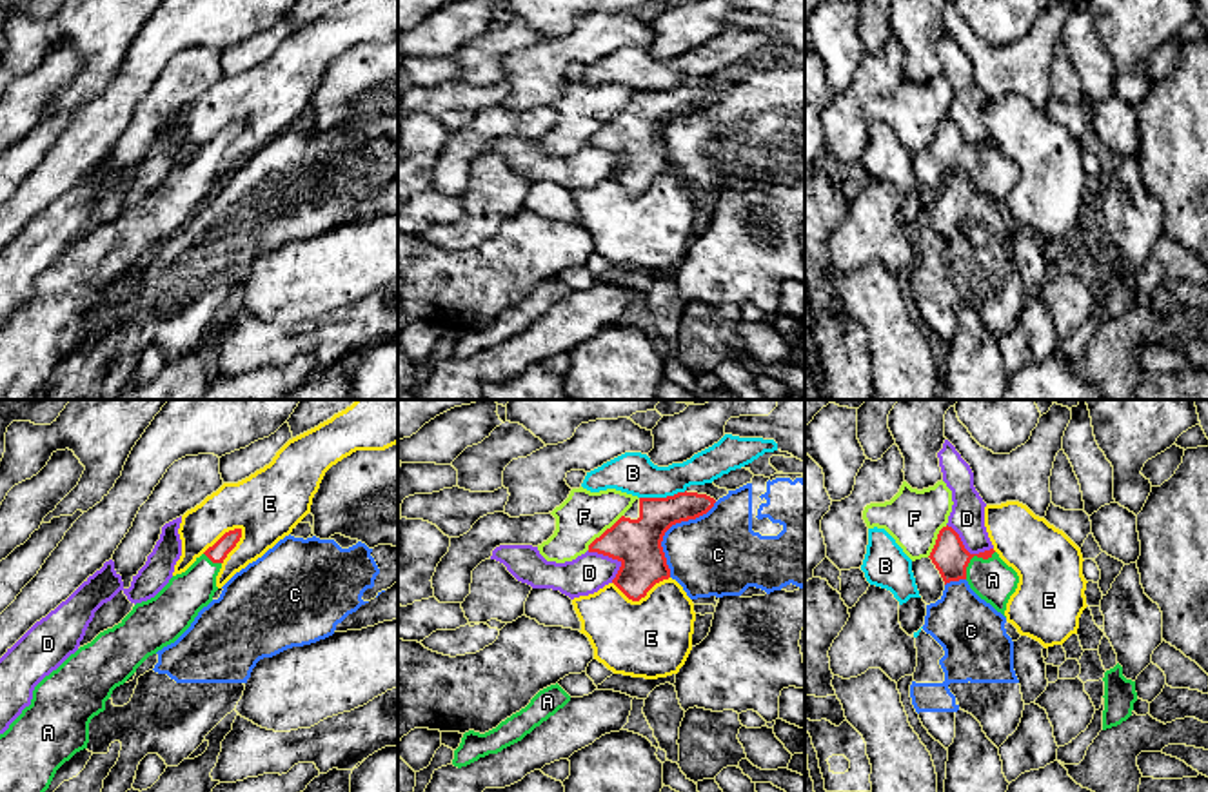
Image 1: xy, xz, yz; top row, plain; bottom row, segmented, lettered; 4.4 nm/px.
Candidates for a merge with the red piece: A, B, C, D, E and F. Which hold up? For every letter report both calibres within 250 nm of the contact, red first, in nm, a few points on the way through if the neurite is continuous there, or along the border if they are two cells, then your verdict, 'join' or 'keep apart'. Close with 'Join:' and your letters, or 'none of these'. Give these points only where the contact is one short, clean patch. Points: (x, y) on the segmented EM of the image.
A: 160/190 nm | across yz (949, 554), (972, 556), (992, 580) | join
B: 220/190 nm | keep apart
C: 220/360 nm | keep apart
D: 220/170 nm | keep apart
E: 80/300 nm | keep apart
F: 220/220 nm | keep apart
Join: A

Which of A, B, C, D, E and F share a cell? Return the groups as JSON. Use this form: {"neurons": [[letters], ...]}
{"neurons": [["A"], ["B"], ["C"], ["D"], ["E"], ["F"]]}

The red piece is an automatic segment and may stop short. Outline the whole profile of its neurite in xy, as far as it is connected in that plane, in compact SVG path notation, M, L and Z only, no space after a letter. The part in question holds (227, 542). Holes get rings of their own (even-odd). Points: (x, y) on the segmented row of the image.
M242 529L225 532L185 572L173 576L154 598L136 603L118 625L80 647L35 687L31 705L0 734L0 792L45 792L56 770L87 748L89 723L105 710L113 690L149 656L174 643L213 601L218 590L216 576L240 538Z

